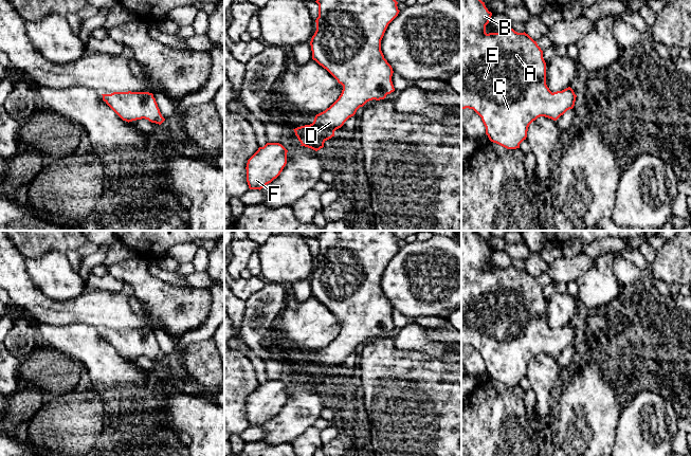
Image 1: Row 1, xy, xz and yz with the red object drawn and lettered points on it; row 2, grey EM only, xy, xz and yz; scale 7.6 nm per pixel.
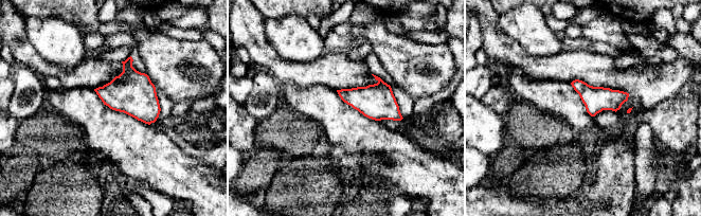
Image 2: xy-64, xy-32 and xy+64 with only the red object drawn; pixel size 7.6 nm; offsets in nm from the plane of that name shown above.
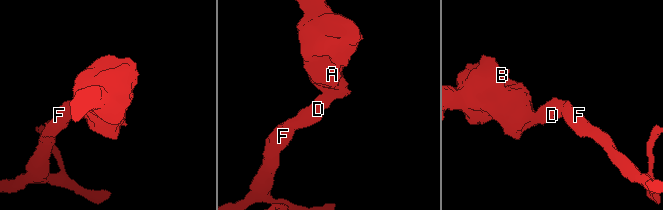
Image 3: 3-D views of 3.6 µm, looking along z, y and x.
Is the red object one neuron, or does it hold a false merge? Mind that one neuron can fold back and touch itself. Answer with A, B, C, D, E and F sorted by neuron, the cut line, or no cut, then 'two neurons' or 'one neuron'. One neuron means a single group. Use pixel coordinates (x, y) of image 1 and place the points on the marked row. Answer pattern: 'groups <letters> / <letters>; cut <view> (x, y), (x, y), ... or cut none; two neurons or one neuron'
groups A B C D E F; cut none; one neuron

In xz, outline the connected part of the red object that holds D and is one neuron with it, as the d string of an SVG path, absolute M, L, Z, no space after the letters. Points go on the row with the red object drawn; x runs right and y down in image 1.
M316 0L315 2L319 4L319 17L315 20L316 31L310 41L312 59L343 86L339 98L325 111L316 114L312 124L293 129L301 146L317 151L324 147L327 140L334 136L334 131L353 116L360 107L372 99L384 99L387 94L395 91L392 81L394 71L381 51L381 40L388 24L400 11L396 0Z

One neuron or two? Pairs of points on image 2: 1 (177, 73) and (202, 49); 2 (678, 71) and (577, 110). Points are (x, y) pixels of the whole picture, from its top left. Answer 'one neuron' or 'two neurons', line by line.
1: one neuron
2: two neurons

